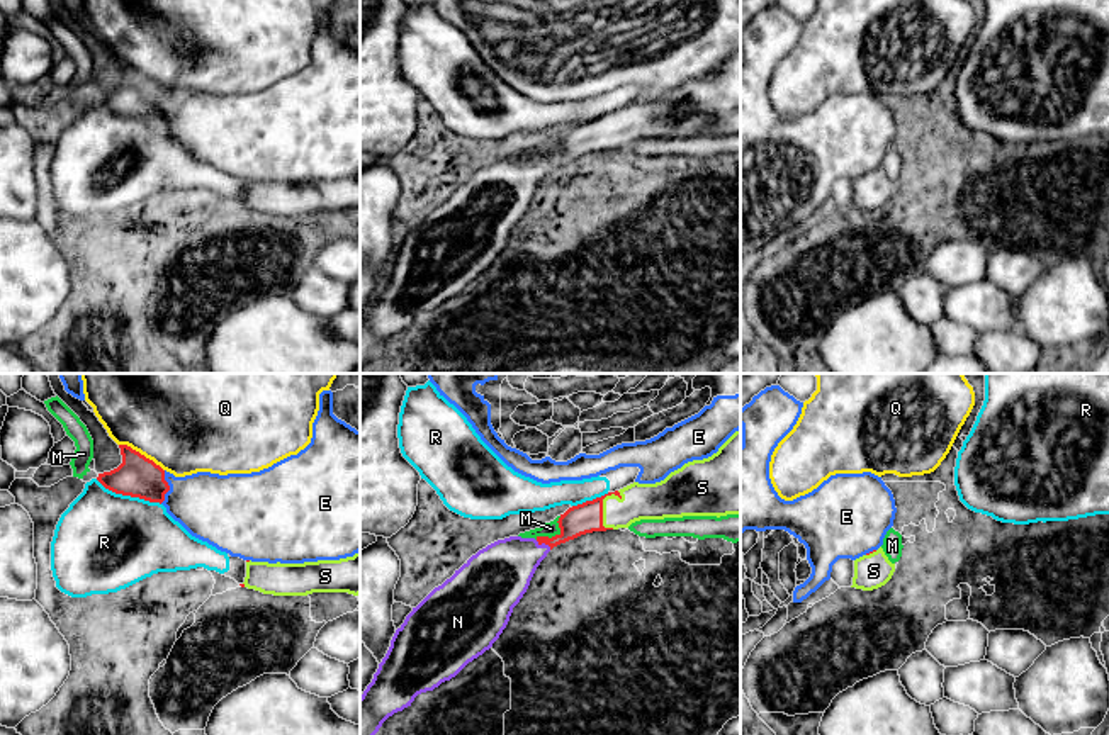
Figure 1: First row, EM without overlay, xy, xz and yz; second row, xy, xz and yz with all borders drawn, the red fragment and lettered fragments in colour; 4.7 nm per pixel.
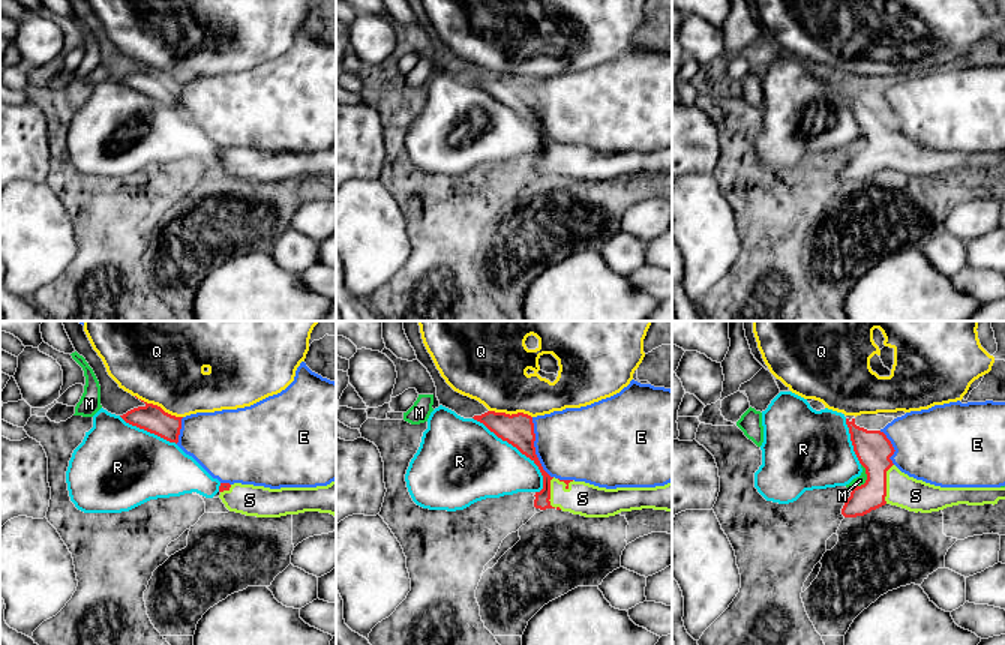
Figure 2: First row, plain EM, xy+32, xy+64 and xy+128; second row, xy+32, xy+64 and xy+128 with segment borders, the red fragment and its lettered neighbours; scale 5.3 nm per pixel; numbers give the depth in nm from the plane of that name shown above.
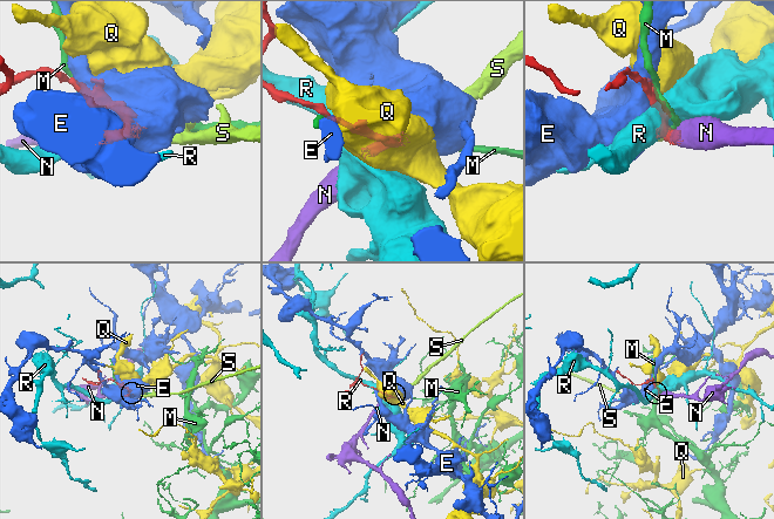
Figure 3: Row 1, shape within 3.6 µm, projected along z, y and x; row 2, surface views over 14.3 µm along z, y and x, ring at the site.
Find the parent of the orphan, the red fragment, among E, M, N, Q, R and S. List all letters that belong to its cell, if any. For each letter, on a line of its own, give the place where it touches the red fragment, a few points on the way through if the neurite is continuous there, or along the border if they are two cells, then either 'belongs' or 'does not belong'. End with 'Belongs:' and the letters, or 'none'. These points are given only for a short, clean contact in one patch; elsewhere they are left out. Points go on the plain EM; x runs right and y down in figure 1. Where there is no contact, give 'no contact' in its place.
E: meets red in xy at (168, 107); does not belong
M: meets red in xz at (556, 155); does not belong
N: meets red in xz at (544, 162); runs through xz (585, 138), (561, 158), (544, 162), (501, 192); belongs
Q: meets red in xy at (140, 73); does not belong
R: meets red in xy at (128, 114); does not belong
S: meets red in xz at (602, 129); runs through xz (585, 138), (602, 129), (619, 129), (639, 121); belongs
Belongs: N, S

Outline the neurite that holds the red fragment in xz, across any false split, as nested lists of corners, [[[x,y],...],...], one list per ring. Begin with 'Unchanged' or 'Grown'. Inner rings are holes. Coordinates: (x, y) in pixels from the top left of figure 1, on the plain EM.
Grown. [[[740,49],[712,76],[688,81],[661,102],[633,102],[569,127],[557,141],[560,153],[552,158],[509,156],[479,170],[413,227],[396,250],[372,302],[360,316],[360,370],[389,336],[411,326],[418,314],[455,297],[493,267],[506,248],[513,227],[526,212],[537,187],[554,166],[586,153],[628,148],[640,139],[727,134],[740,134]]]

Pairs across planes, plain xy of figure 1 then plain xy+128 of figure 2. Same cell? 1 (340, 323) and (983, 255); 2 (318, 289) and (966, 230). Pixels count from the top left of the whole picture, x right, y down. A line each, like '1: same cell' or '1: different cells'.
1: different cells
2: different cells

